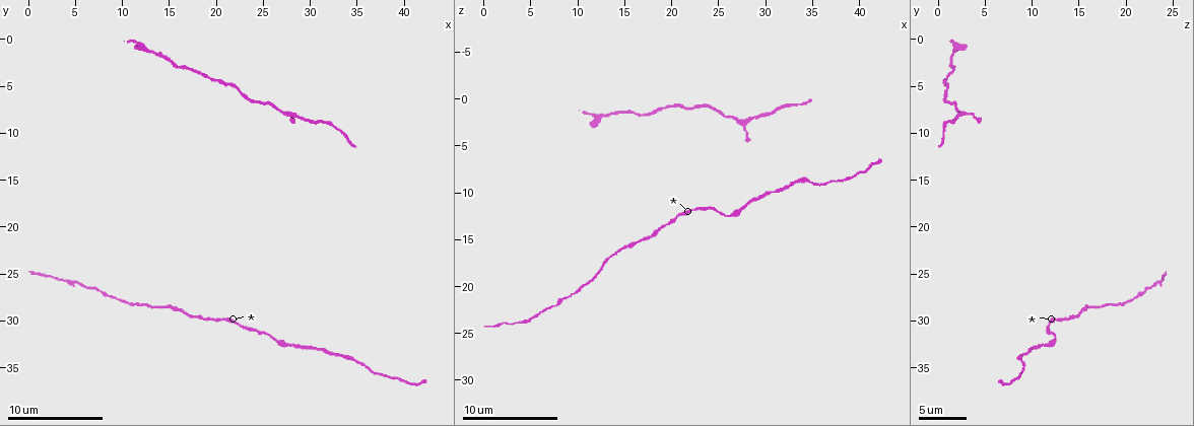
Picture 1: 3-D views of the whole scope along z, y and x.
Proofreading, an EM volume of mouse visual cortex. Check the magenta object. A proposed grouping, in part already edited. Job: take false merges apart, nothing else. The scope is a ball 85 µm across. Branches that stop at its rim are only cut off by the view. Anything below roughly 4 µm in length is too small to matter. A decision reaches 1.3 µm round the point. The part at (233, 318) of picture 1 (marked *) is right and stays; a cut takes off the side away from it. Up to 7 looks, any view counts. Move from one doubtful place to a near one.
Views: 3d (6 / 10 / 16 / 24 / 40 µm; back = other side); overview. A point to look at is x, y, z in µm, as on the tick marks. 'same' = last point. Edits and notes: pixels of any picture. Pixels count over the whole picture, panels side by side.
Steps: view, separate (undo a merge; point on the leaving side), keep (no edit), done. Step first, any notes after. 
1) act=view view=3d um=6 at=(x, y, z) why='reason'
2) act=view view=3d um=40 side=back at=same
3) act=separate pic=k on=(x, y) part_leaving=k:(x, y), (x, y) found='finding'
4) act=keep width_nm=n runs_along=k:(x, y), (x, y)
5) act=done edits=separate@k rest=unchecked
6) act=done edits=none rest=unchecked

act=view view=3d um=10 at=(27.8, 32.8, 11.4) why='sudden change in width'

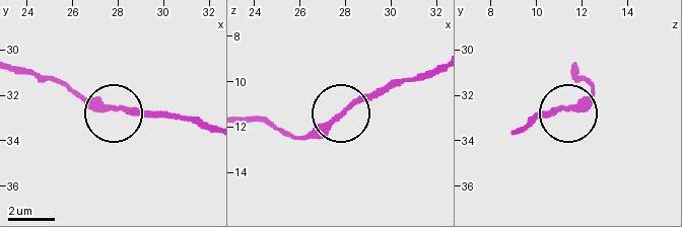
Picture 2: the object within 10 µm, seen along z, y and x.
act=keep runs_along=2:(16, 67), (122, 109), (160, 109) found='all the same neuron'

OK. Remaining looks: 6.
act=view view=3d um=10 at=(14.6, 28.4, 16.2) why='sudden change in width'

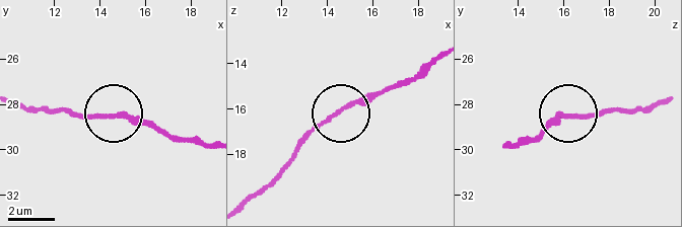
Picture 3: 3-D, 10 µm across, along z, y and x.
act=keep runs_along=3:(206, 143), (125, 117), (57, 110) found='one neuron here'

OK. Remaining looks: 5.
act=view view=3d um=16 at=(19.4, 4.4, 1.0) why='a narrow waist'

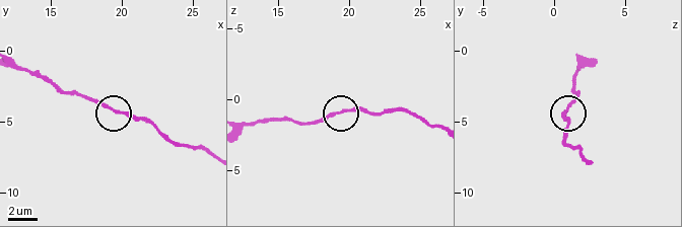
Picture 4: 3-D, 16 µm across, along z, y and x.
act=view view=3d um=16 side=back at=(19.6, 4.4, 0.8)

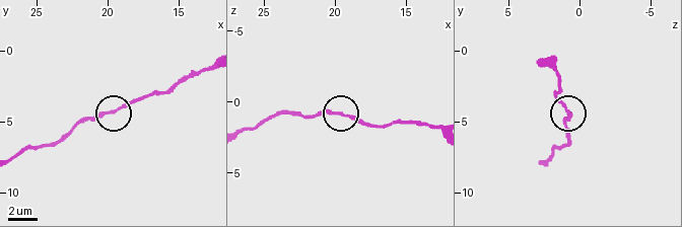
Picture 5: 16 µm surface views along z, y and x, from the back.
act=keep found='all the same neuron'

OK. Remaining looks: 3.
act=done edits=none rest=unchecked

